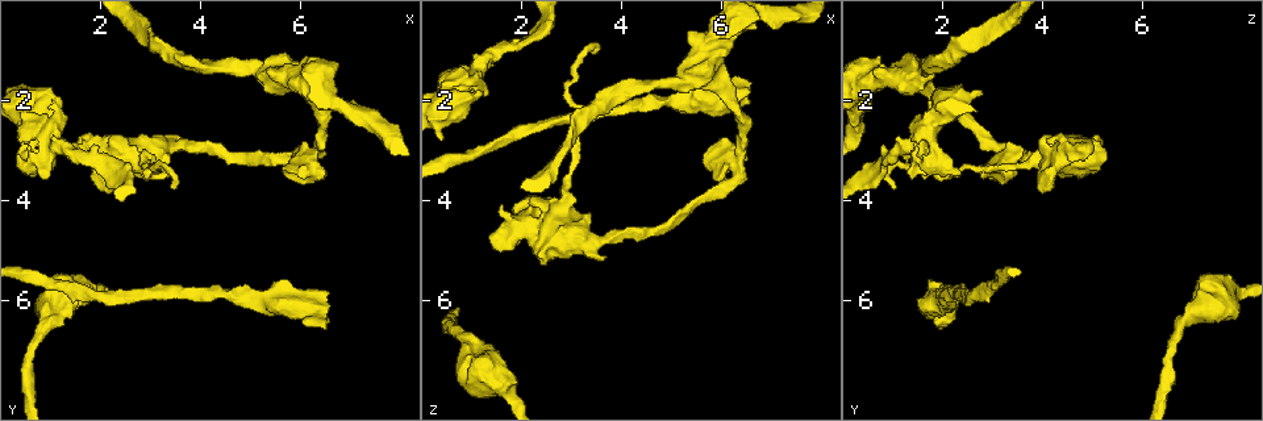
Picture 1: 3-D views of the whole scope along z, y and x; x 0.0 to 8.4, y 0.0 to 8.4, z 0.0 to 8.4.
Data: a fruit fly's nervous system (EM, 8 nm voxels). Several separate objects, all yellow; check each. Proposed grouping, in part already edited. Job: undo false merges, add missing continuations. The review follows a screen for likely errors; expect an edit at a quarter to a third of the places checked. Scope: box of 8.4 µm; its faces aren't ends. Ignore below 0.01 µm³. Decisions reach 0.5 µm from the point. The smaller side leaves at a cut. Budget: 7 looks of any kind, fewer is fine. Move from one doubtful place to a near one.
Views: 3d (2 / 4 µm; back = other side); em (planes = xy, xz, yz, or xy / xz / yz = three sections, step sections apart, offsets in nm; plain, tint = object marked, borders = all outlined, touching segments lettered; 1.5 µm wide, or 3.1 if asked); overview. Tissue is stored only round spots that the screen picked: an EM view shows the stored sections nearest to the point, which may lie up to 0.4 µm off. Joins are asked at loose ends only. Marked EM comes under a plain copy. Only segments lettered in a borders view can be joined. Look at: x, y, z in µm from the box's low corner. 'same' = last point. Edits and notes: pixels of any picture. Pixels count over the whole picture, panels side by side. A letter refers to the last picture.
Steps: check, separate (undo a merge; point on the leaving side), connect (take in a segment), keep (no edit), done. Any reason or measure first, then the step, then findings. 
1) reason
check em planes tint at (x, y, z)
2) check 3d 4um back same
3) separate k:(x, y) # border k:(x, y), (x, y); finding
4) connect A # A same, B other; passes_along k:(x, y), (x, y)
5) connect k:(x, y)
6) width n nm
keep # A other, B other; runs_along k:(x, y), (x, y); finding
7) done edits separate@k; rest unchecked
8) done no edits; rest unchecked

check 3d 4um at (6.50, 3.45, 2.95)

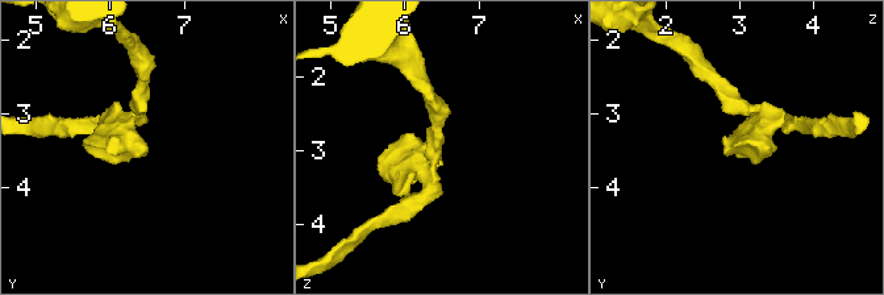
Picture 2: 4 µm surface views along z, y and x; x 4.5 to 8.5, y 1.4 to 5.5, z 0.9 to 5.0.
check em xz step 8 borders at (6.50, 3.45, 2.85)

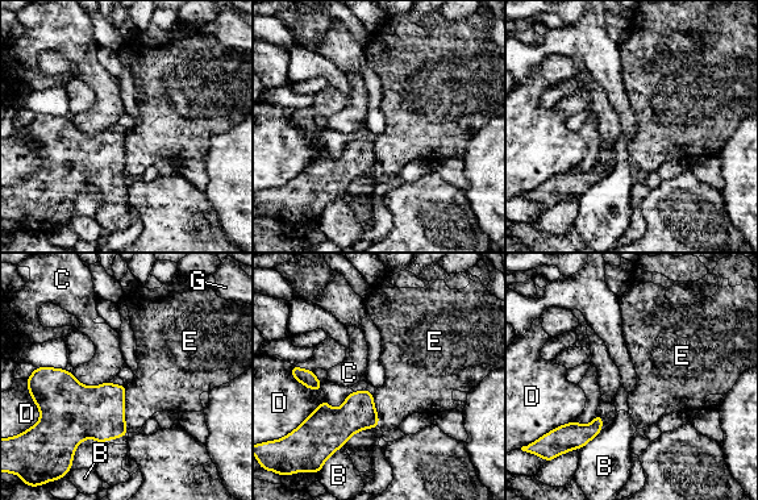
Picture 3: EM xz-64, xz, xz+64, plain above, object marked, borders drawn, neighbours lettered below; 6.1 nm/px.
keep # B other, C other, D other, E other, G other; border 3:(125, 386), (125, 428), (129, 432); none of them fits

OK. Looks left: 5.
check em yz step 4 tint at (1.15, 1.95, 1.85)

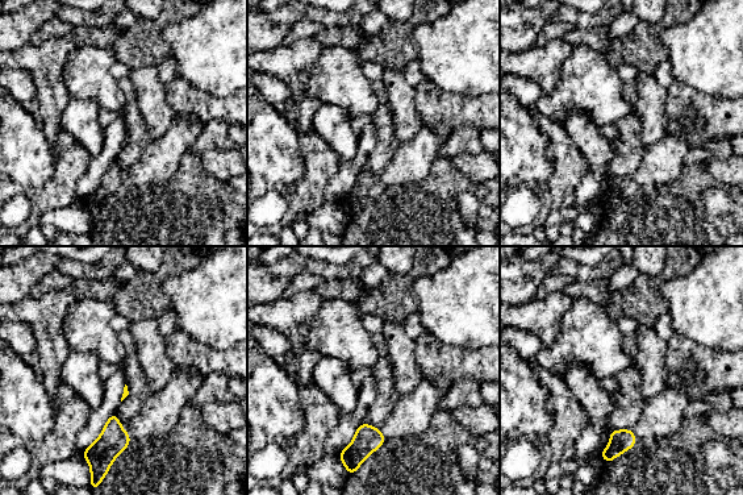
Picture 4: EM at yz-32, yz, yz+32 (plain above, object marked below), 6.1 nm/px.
another direction
check em planes borders same

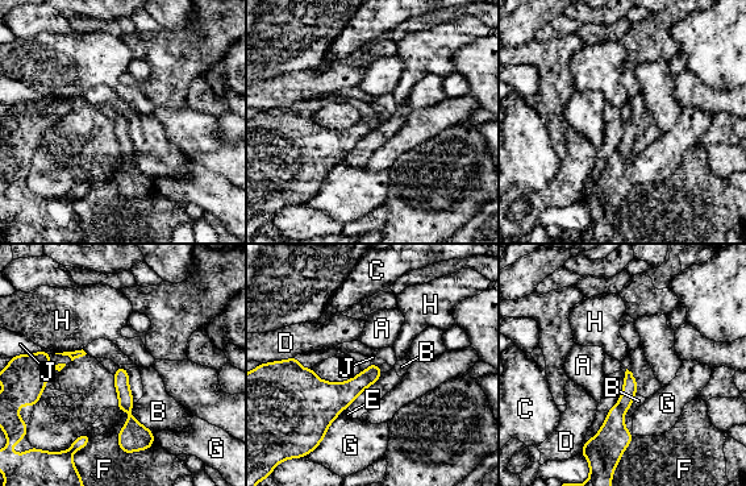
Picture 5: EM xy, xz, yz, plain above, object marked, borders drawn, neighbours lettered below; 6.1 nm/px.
longest_contact F 240 nm
keep # A other, B other, C other, D other, E other, F other, G other, H other, J other; no lettered segment goes on from it

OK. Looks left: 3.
check 3d 2um at (2.20, 2.70, 4.05)

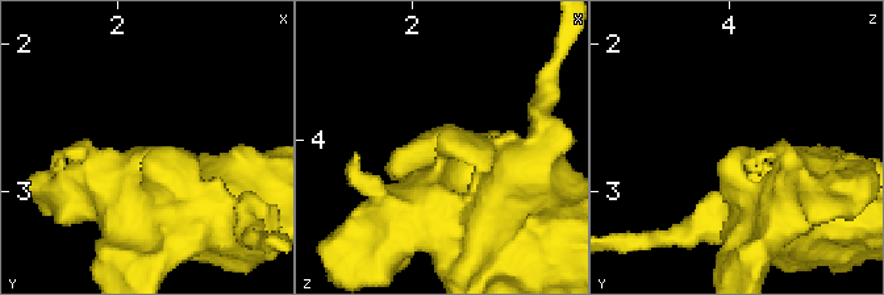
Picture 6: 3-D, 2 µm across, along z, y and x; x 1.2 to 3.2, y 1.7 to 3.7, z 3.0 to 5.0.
need the tissue
check em yz step 8 tint at (2.22, 2.70, 4.04)

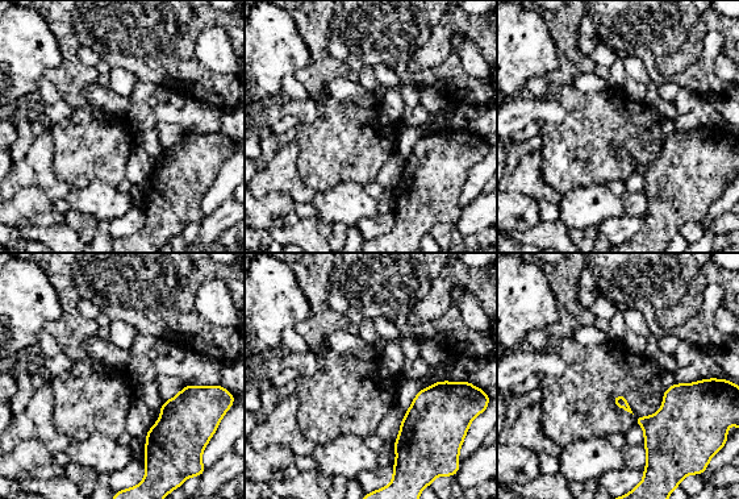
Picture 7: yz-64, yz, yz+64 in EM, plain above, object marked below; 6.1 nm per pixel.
check em planes borders same

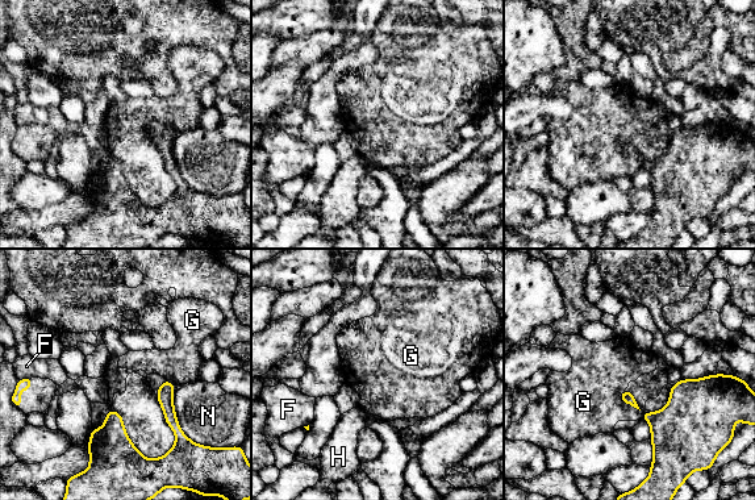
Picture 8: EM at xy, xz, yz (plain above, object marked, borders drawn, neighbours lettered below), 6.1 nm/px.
keep # F other, G other, H other, N other; border 8:(622, 390), (620, 398), (641, 419); none of them fits

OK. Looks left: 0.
done no edits; rest unchecked

